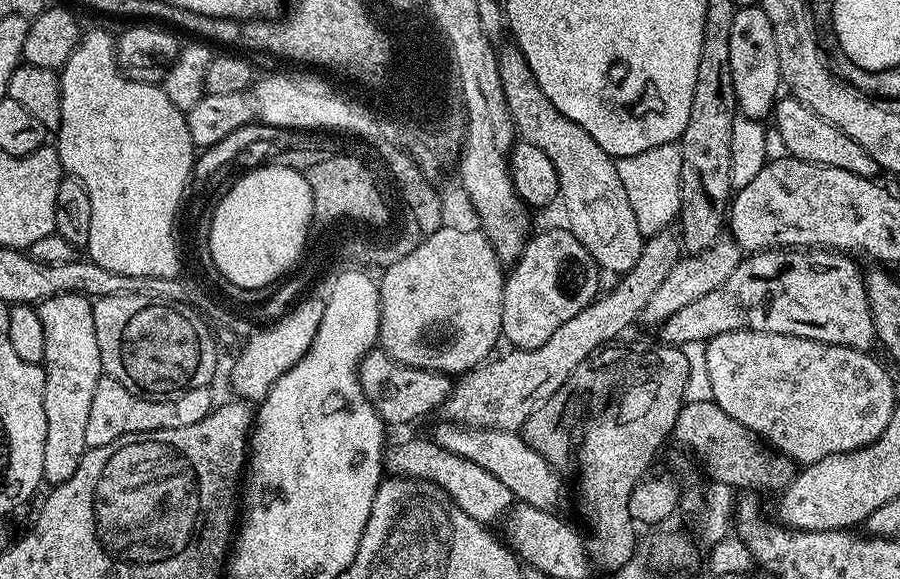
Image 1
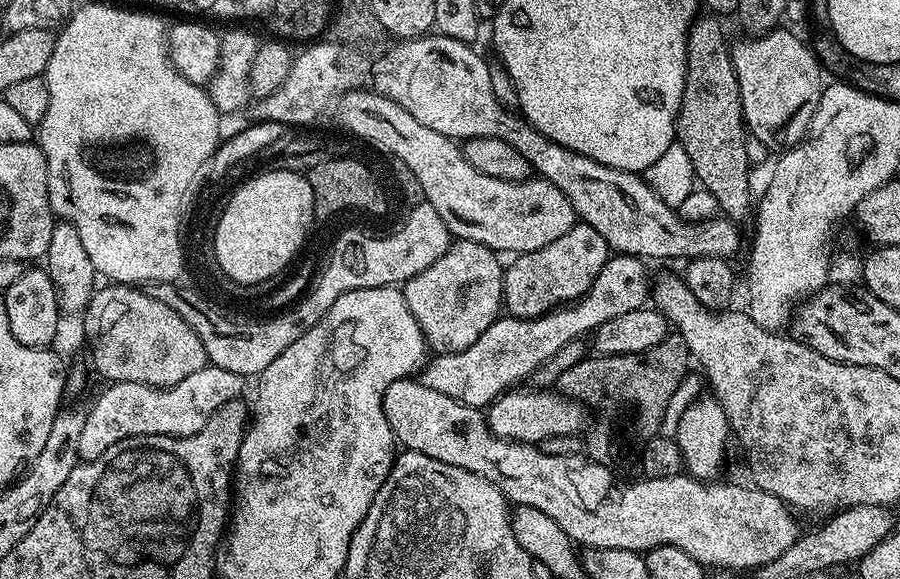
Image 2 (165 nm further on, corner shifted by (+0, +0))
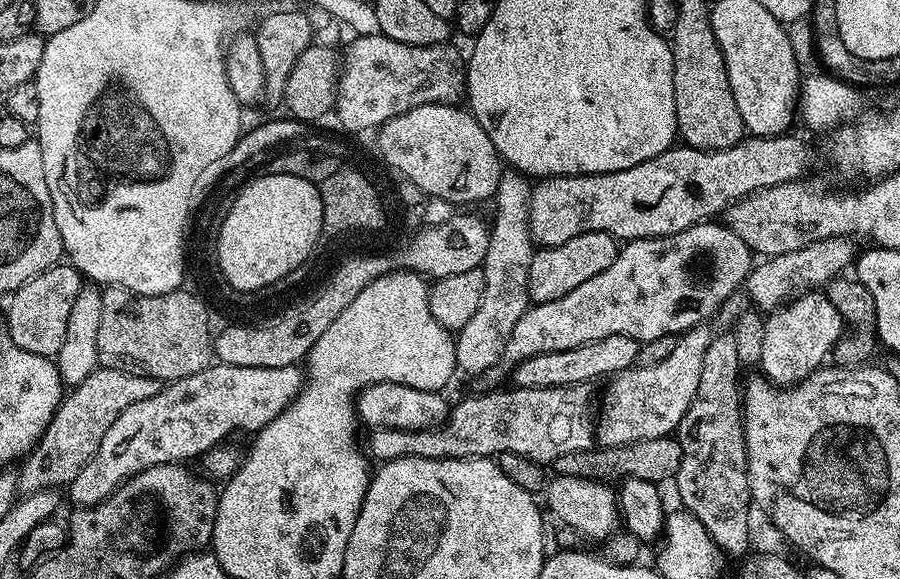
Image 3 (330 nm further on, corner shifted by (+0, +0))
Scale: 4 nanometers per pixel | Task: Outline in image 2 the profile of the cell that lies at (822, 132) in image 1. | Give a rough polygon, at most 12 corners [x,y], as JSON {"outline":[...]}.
{"outline":[[780,26],[731,45],[744,127],[769,150],[808,133],[822,65]]}

